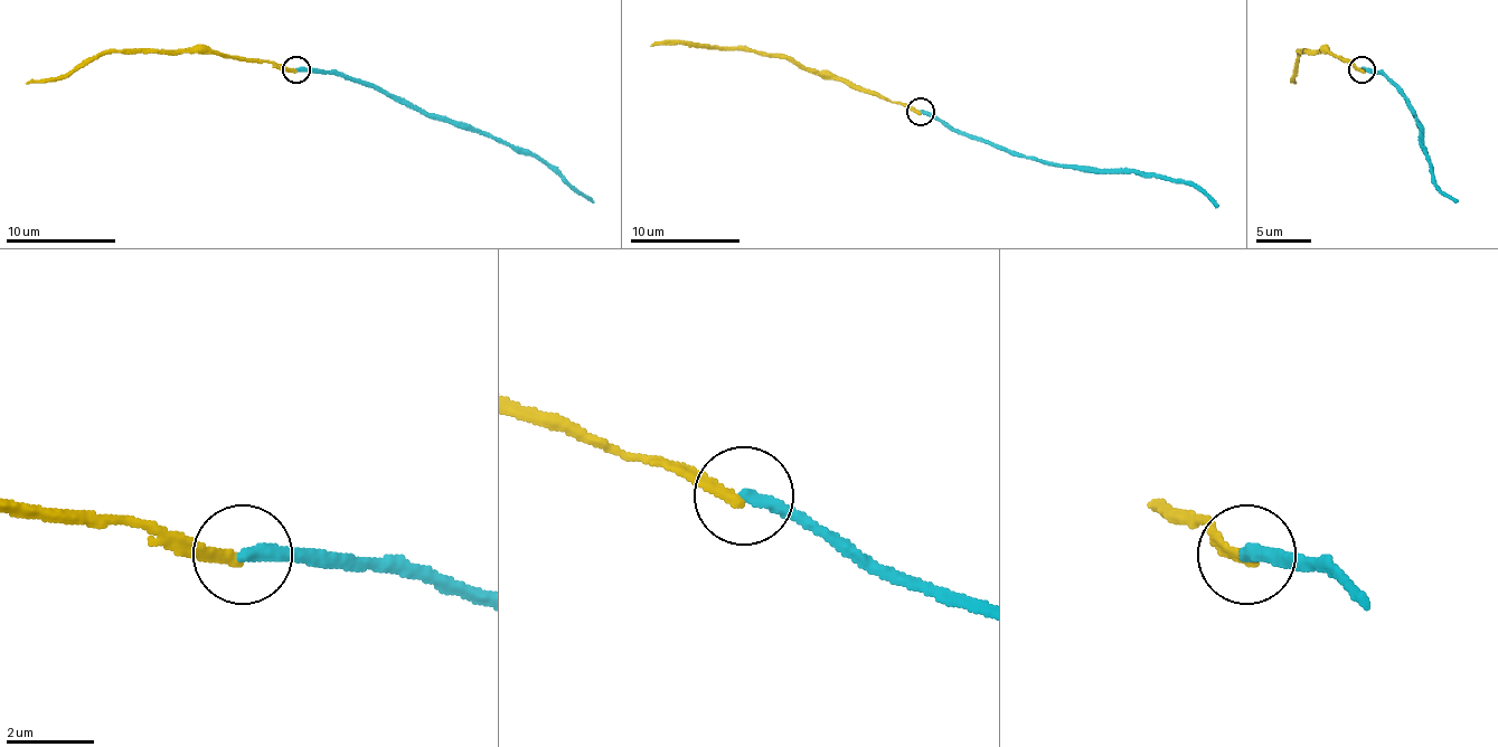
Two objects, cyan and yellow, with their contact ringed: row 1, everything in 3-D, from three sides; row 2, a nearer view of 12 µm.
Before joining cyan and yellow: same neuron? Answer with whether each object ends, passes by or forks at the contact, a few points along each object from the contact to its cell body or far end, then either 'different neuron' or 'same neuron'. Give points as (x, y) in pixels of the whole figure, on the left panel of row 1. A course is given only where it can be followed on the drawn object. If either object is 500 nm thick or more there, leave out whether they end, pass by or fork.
cyan ends there; yellow ends there; cyan runs (295, 71), (333, 71), (528, 150), (594, 201); yellow runs (295, 71), (260, 59), (224, 56), (213, 51), (101, 51), (62, 76), (26, 84); different neuron

